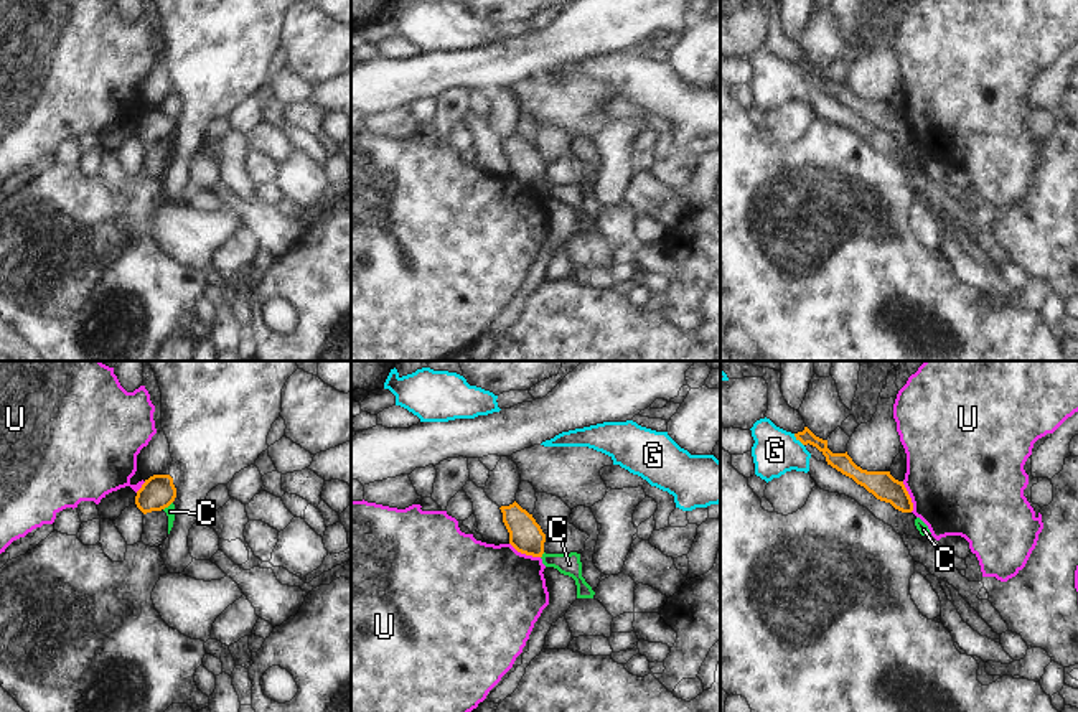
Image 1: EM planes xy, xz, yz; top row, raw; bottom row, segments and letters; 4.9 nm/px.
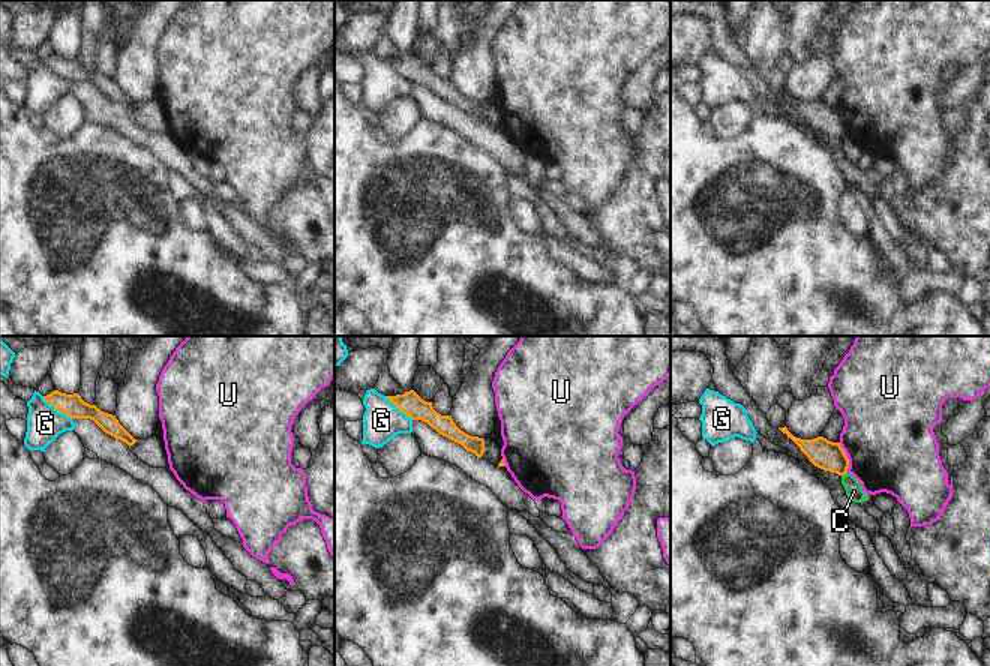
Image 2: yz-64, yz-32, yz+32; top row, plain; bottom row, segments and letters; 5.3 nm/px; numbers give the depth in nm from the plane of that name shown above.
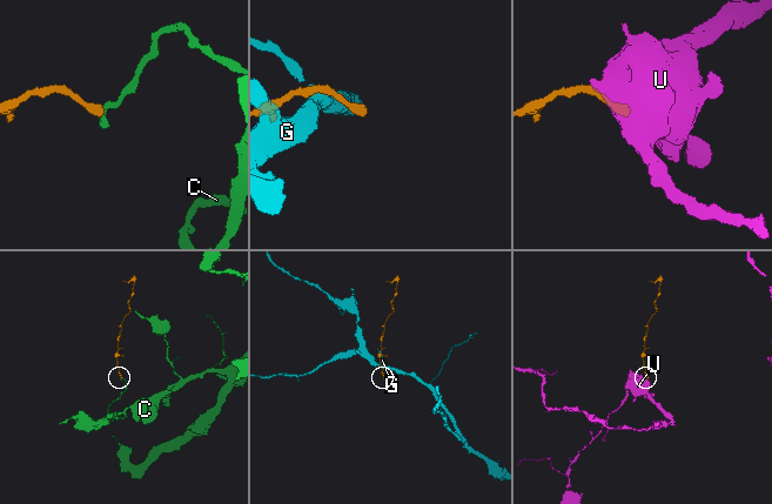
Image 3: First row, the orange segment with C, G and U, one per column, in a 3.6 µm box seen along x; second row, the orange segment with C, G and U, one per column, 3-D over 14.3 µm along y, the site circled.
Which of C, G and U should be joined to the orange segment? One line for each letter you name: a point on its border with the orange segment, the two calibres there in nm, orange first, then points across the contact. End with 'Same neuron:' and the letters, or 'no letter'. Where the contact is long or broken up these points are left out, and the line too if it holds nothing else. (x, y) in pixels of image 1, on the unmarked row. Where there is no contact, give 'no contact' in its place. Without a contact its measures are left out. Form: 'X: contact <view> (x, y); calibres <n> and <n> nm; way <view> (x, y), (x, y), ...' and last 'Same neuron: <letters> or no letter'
Same neuron: no letter

